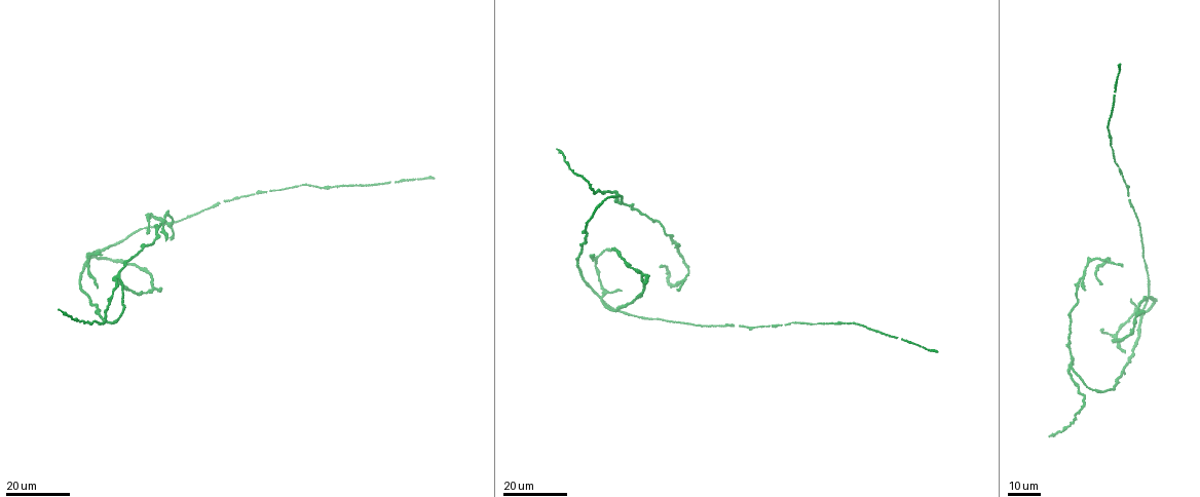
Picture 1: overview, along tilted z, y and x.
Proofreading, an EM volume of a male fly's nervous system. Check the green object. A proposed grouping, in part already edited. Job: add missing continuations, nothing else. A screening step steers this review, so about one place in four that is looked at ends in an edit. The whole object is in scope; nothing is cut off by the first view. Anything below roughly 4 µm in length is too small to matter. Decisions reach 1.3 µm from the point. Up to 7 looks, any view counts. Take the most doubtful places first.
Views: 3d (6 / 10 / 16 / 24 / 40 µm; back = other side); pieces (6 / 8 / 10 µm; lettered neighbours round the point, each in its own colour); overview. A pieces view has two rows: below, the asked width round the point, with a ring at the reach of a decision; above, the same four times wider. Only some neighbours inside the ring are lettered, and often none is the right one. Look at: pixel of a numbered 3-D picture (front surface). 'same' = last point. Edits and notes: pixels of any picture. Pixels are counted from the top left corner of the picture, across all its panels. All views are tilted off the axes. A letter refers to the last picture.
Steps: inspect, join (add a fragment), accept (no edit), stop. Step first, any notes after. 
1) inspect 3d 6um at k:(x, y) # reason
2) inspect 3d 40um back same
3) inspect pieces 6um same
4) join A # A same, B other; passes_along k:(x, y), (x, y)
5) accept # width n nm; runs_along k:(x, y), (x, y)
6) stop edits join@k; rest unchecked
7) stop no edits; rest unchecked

inspect 3d 24um at 1:(433, 176) # long arm stops here

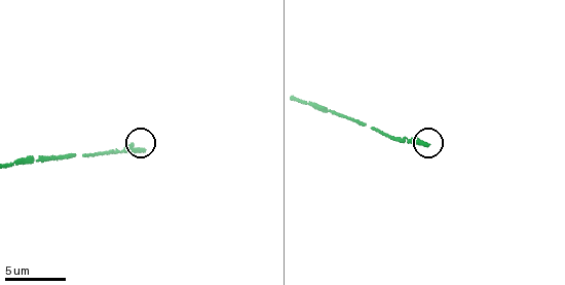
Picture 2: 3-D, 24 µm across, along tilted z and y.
inspect 3d 10um at 2:(143, 151)

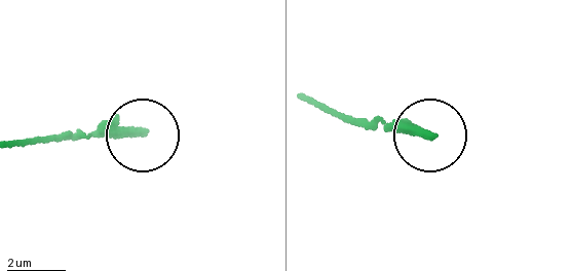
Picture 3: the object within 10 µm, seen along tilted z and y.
inspect pieces 8um at 3:(431, 134)

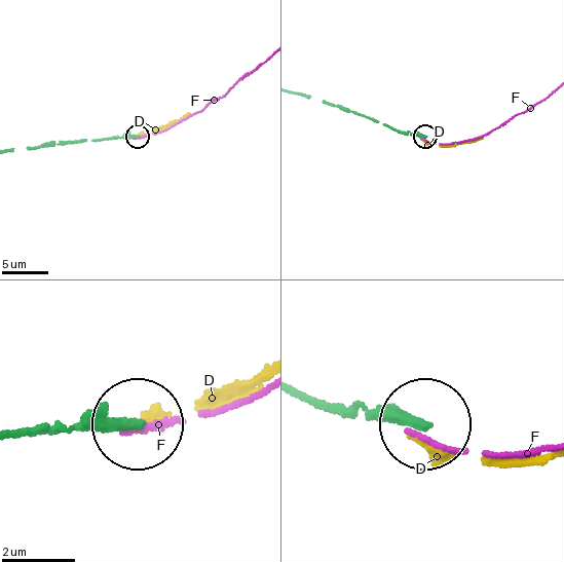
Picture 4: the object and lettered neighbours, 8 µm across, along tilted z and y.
accept # D other, F other; runs_along 4:(11, 148), (136, 136); no lettered fragment goes on from it

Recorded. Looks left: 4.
inspect 3d 16um at 1:(1099, 282) # long arm stops here

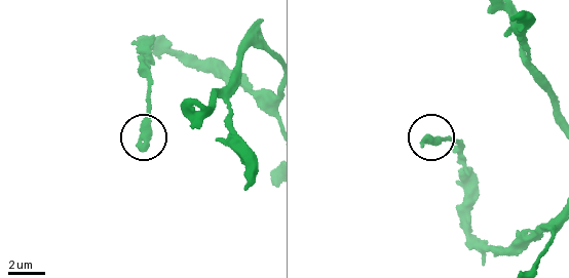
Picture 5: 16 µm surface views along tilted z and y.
inspect pieces 10um at 5:(140, 150) # what lies round it

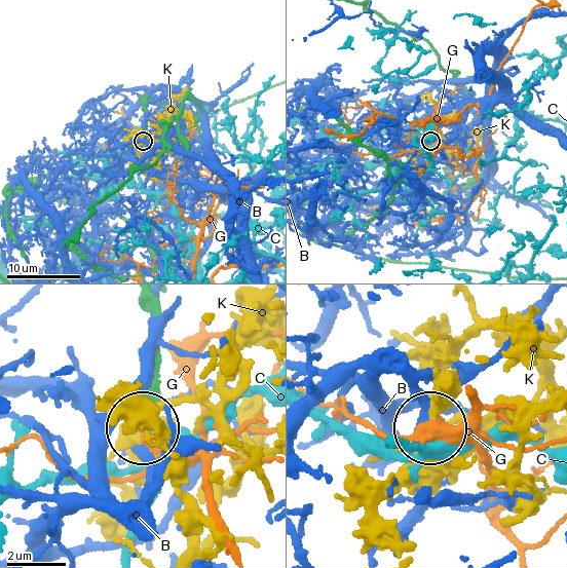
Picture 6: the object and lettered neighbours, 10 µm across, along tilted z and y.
accept # B other, C other, G other, K other; no lettered fragment goes on from it

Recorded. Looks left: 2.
inspect 3d 24um at 1:(1142, 309) # branch stops here

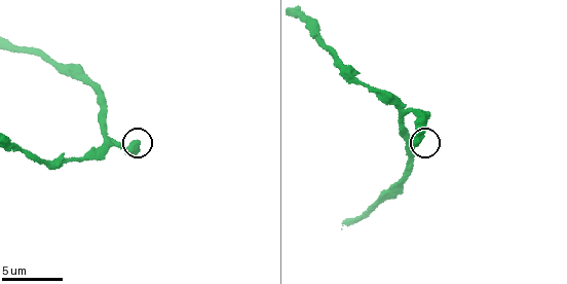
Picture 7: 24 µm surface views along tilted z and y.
inspect pieces 10um at 7:(412, 145) # see the neighbours

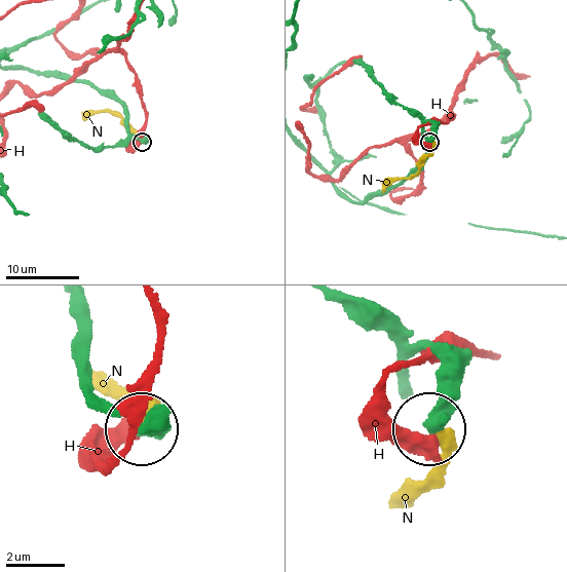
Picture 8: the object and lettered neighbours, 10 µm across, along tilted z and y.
accept # H other, N other; none of them fits

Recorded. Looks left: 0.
stop no edits; rest unchecked

